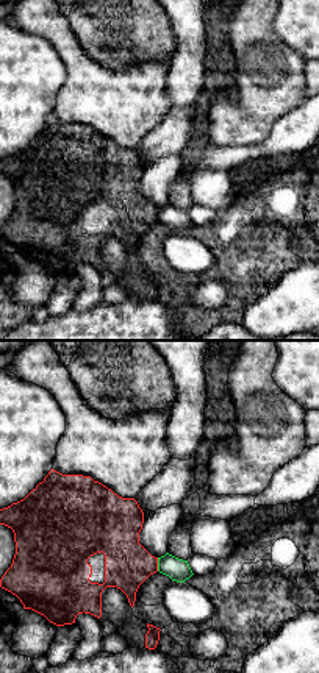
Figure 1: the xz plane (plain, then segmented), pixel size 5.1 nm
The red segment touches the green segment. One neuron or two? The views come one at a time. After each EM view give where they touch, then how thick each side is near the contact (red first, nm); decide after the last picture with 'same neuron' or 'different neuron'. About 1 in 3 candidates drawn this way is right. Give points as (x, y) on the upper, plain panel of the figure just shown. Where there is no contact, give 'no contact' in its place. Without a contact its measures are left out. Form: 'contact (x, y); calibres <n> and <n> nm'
contact (157, 214); calibres 240 and 120 nm

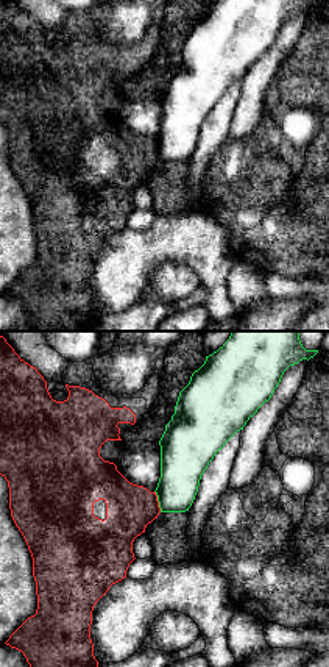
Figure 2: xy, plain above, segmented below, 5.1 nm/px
contact (158, 152); calibres 240 and 240 nm

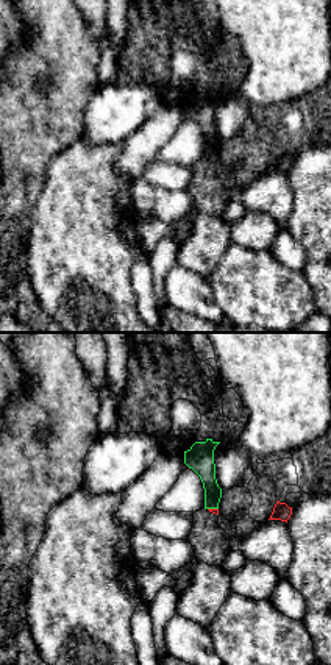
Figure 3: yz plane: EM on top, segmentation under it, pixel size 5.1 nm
contact (213, 160); calibres 30 and 120 nm

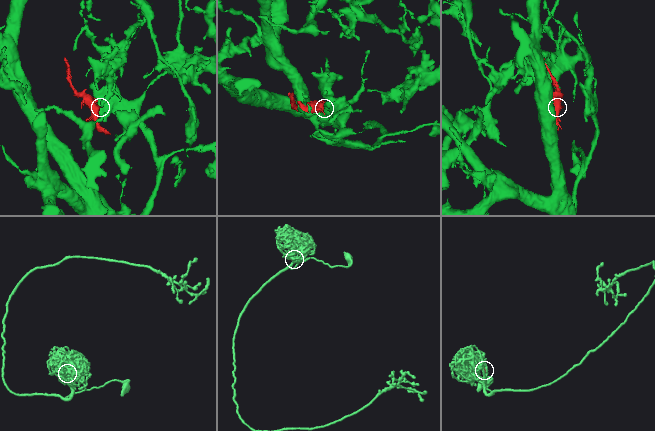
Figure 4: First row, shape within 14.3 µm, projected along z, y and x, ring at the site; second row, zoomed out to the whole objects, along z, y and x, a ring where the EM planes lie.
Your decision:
different neuron

